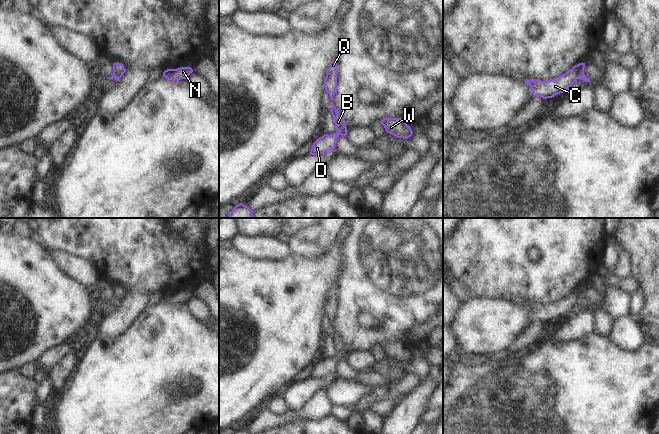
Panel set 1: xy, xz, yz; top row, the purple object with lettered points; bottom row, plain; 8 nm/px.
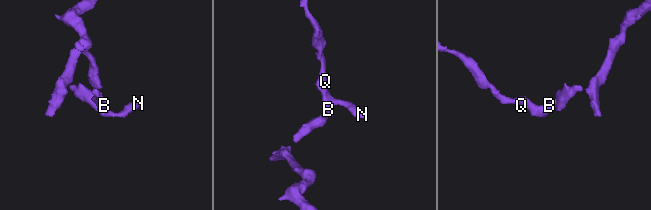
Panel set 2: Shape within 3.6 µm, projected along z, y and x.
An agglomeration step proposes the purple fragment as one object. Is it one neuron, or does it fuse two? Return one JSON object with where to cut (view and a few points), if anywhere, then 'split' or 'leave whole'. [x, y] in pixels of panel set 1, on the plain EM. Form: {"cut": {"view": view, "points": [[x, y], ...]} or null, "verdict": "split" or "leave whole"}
{"cut": {"view": "xz", "points": [[337, 355], [339, 358]]}, "verdict": "split"}

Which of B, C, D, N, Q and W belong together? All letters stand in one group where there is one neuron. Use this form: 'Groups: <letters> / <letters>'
Groups: B C N Q W / D.

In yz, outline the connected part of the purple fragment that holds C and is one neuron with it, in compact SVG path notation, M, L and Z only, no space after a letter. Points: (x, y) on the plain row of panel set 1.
M579 287L566 297L547 305L535 303L524 304L532 313L533 320L540 320L543 323L552 322L555 319L565 316L578 302L584 298L585 287Z

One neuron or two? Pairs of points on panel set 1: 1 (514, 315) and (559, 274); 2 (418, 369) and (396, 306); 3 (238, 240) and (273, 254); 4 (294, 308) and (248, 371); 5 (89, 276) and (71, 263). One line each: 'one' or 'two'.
1: two
2: two
3: one
4: one
5: one

